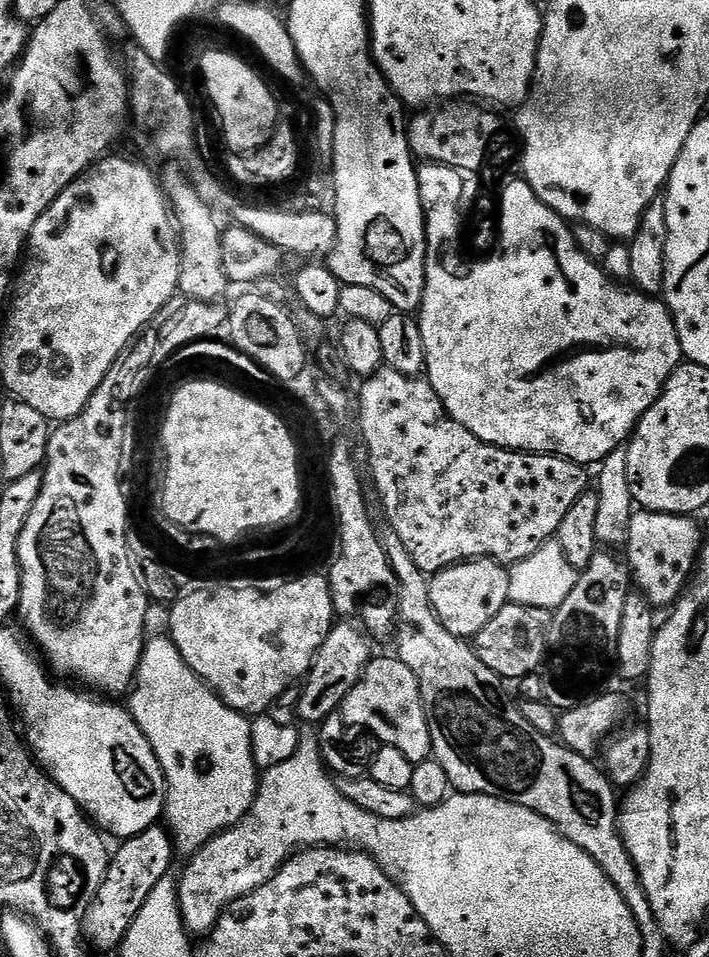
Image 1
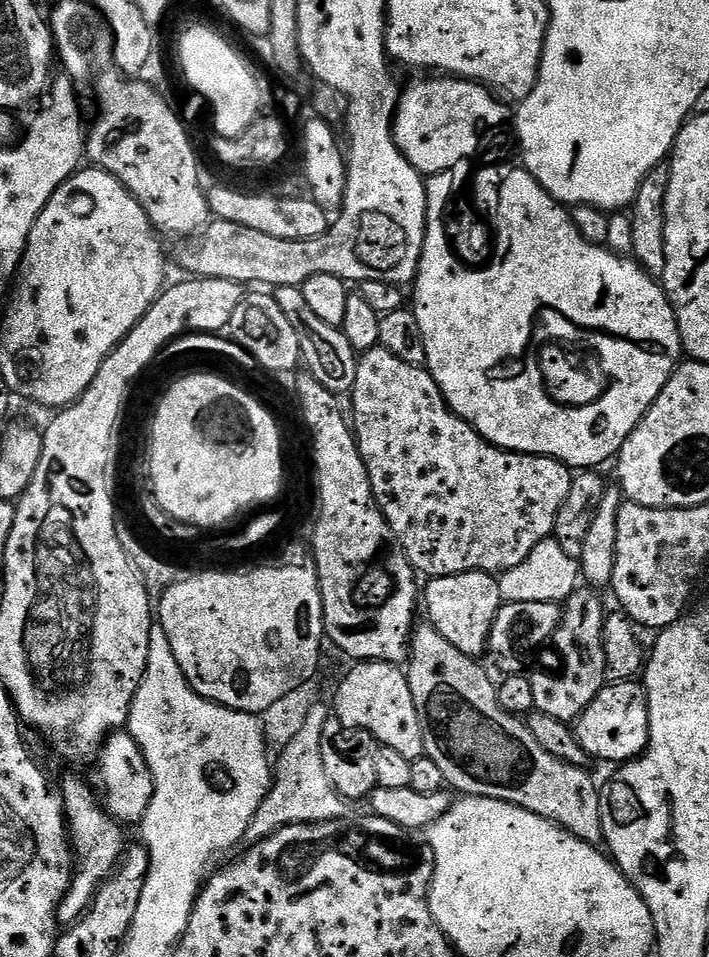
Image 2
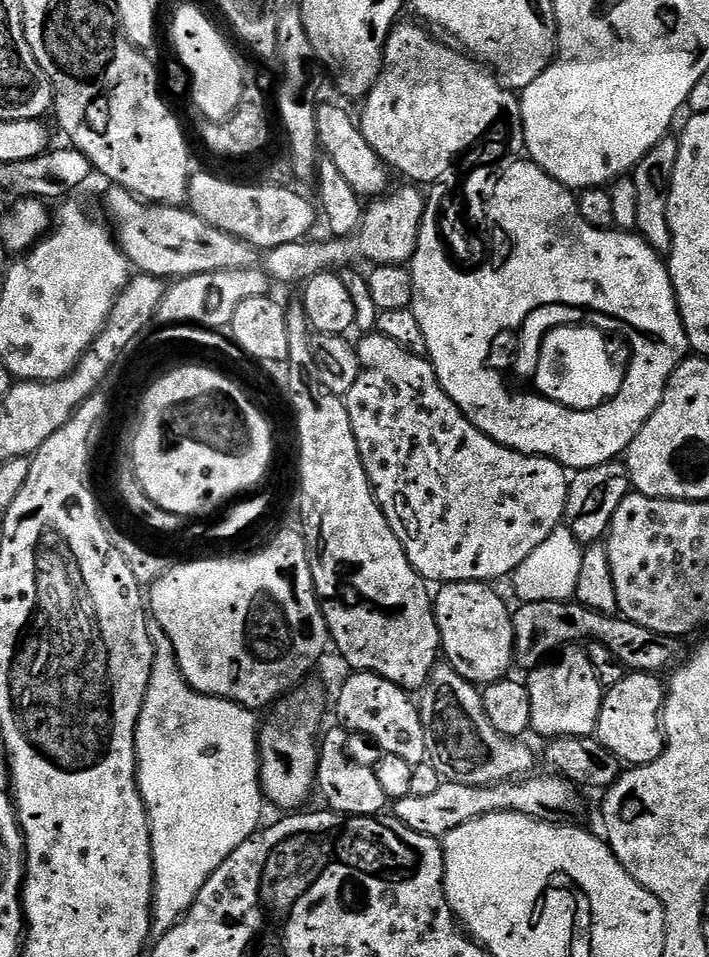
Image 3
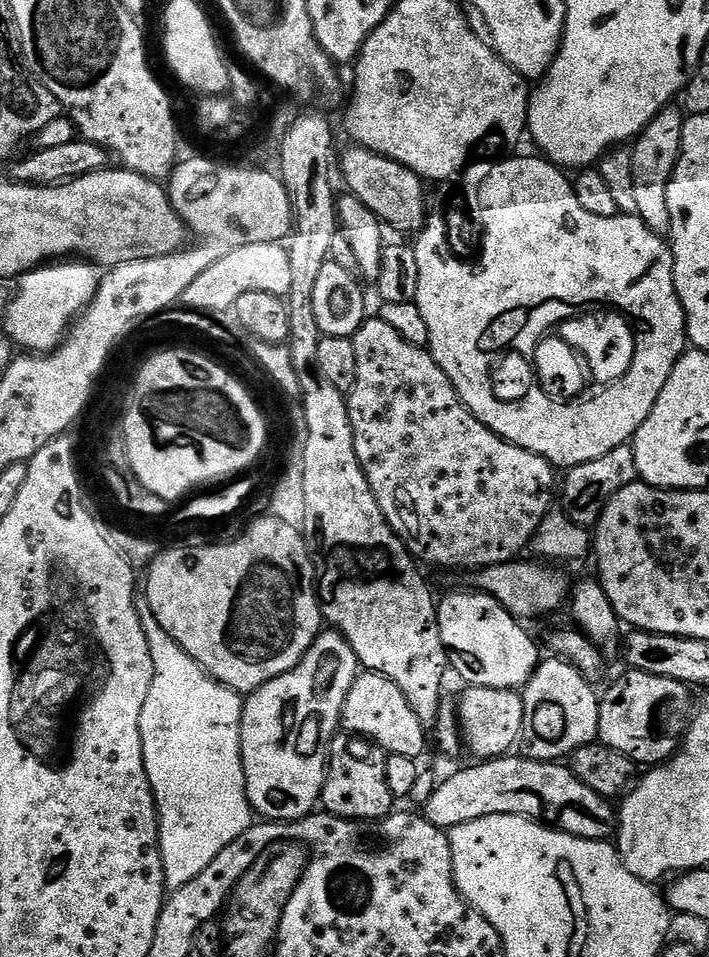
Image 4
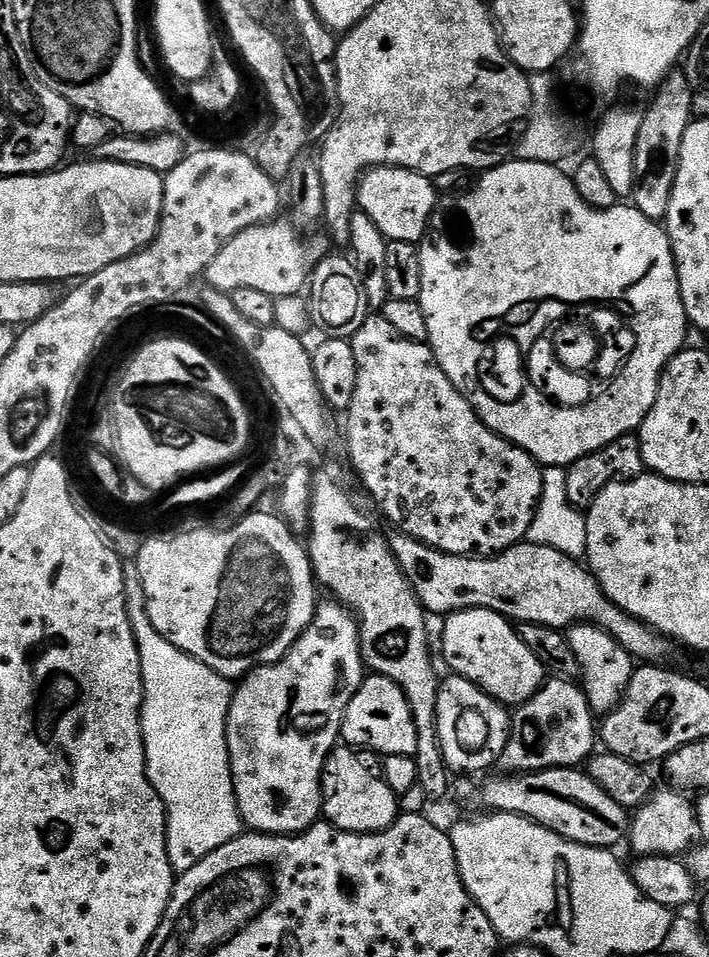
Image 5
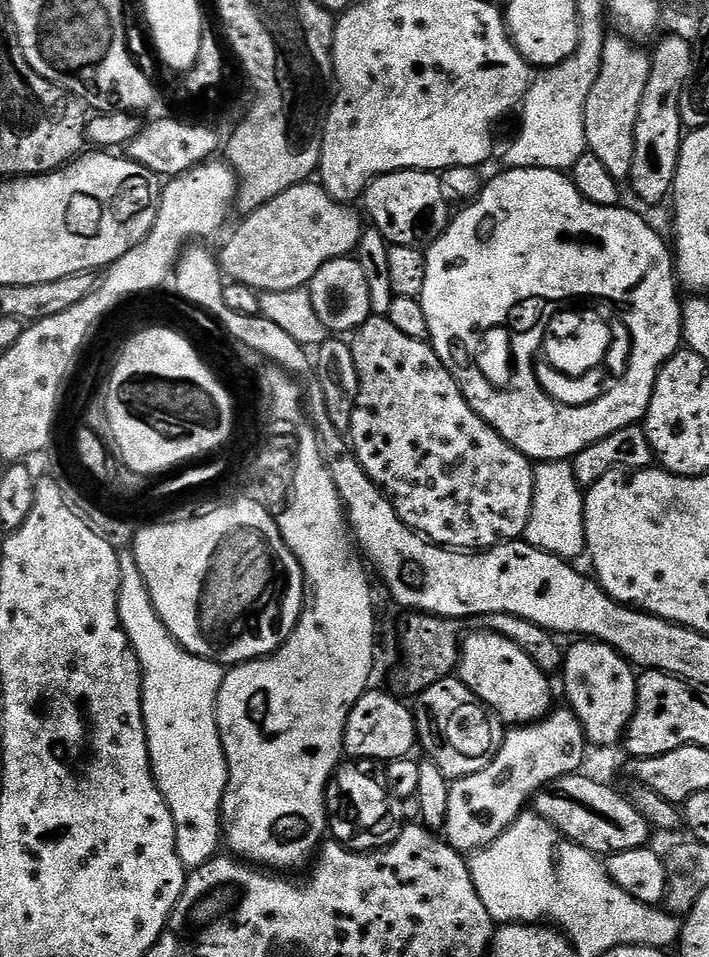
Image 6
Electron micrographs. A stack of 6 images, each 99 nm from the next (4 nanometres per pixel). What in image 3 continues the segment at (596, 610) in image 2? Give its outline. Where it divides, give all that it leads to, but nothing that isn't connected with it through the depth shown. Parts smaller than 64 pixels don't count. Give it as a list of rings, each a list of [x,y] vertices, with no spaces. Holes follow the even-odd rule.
[[[565,647],[556,659],[541,663],[527,673],[526,683],[530,694],[530,718],[532,719],[531,731],[544,736],[543,738],[591,737],[596,731],[605,689],[601,688],[598,674],[583,647]]]

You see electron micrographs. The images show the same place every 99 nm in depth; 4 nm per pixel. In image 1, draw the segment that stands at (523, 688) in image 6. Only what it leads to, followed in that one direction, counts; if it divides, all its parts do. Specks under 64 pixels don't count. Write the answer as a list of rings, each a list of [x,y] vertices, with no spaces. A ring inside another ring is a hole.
[[[469,560],[462,564],[453,564],[435,573],[428,581],[430,602],[446,630],[461,638],[477,636],[502,610],[508,599],[508,574],[495,560]]]

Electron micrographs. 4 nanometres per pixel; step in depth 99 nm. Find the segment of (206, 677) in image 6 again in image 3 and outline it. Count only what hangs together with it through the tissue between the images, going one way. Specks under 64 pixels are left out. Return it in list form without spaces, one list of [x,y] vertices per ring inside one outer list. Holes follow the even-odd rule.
[[[149,619],[148,633],[156,647],[156,657],[140,721],[136,723],[137,784],[147,806],[152,839],[152,930],[163,934],[190,910],[210,874],[261,827],[262,806],[266,802],[260,784],[257,713],[230,700],[217,700],[215,696],[201,696],[194,691],[180,673],[176,651],[170,638],[166,638],[166,630],[156,620]]]

